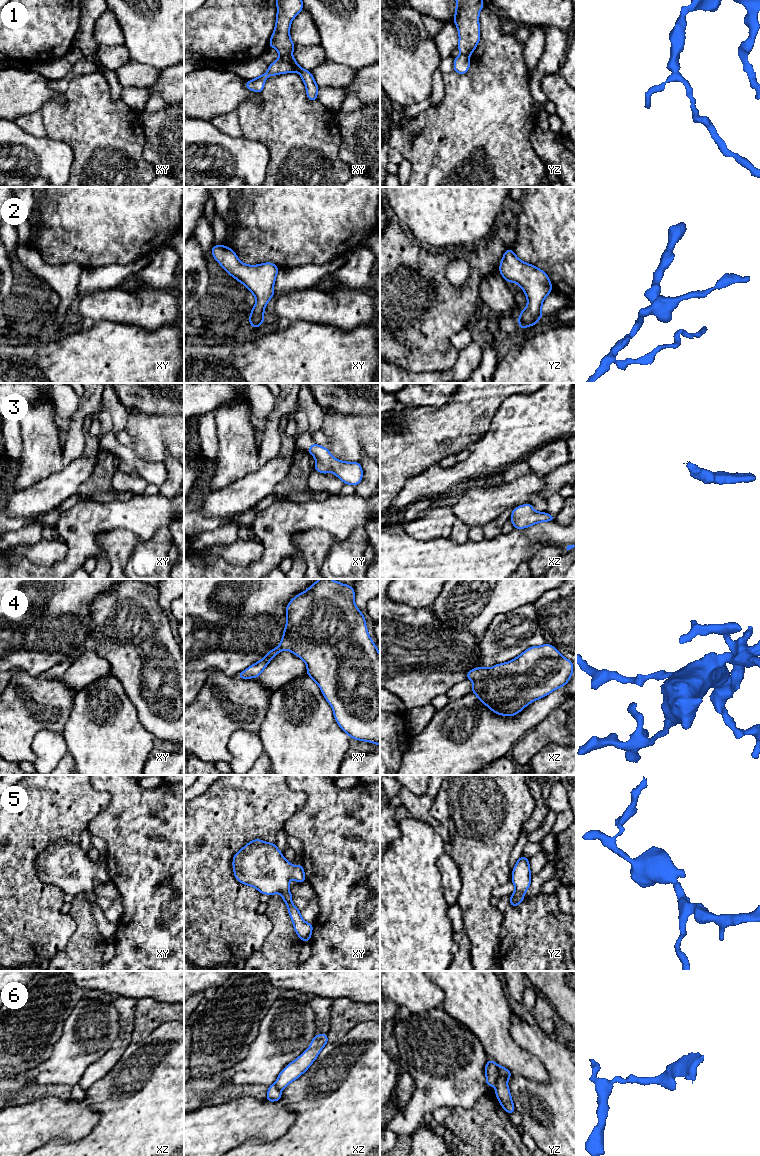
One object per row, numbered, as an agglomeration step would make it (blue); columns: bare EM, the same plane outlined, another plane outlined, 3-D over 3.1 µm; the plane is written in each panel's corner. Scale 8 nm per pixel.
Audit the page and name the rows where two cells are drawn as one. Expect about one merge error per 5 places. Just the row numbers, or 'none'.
1, 6

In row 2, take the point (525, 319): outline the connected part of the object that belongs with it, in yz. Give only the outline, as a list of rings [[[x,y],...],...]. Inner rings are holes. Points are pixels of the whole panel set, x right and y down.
[[[512,249],[504,252],[499,273],[507,282],[518,284],[527,297],[527,306],[518,317],[519,329],[536,325],[542,319],[542,304],[553,290],[548,275],[532,264],[521,261]]]

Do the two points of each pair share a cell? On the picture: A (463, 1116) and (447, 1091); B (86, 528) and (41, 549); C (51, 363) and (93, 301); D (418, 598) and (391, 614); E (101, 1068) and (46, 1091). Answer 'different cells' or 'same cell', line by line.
A: different cells
B: different cells
C: different cells
D: different cells
E: different cells

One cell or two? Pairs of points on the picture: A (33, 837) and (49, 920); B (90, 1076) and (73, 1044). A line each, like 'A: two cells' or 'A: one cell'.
A: one cell
B: one cell

